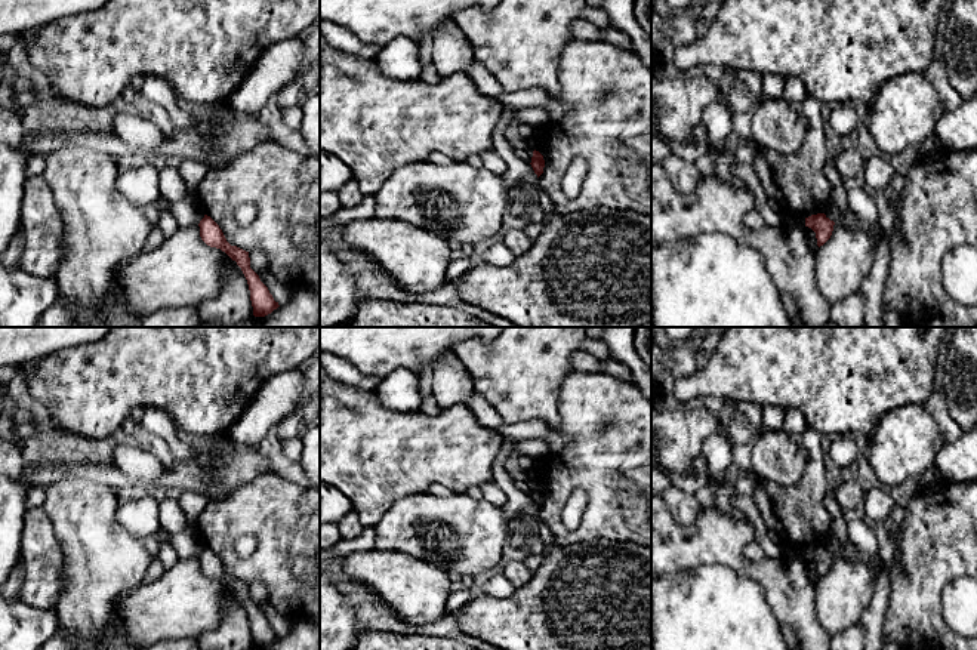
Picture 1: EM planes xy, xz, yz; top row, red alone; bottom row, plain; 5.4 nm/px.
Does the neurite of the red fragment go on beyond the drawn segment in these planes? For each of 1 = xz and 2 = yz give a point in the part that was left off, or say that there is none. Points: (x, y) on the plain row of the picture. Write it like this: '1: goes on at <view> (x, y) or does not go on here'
1: does not go on here
2: does not go on here

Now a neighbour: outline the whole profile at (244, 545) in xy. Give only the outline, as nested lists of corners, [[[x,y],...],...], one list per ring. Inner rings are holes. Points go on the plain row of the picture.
[[[243,535],[235,540],[234,548],[238,557],[247,558],[256,549],[256,537],[253,535]]]

